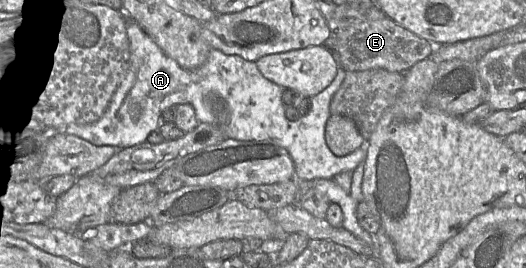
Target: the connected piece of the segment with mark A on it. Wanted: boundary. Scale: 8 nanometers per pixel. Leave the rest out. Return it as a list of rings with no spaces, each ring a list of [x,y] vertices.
[[[128,19],[127,36],[130,42],[129,69],[105,113],[98,121],[91,124],[70,124],[65,133],[76,135],[96,146],[128,148],[147,141],[148,135],[158,129],[160,115],[165,109],[178,104],[191,104],[199,123],[218,127],[226,138],[275,140],[288,151],[294,162],[294,179],[299,182],[300,194],[310,188],[325,194],[330,202],[341,207],[342,227],[374,247],[376,252],[375,235],[365,231],[358,222],[356,216],[358,201],[333,179],[341,172],[353,172],[362,161],[365,161],[367,141],[364,139],[361,147],[343,157],[334,155],[325,141],[325,125],[331,116],[330,103],[345,80],[347,72],[340,65],[340,55],[337,50],[333,53],[338,65],[336,77],[328,87],[310,98],[309,114],[296,121],[290,121],[285,116],[285,105],[282,102],[284,88],[266,79],[255,62],[211,49],[201,67],[186,70],[167,56],[134,20]]]

